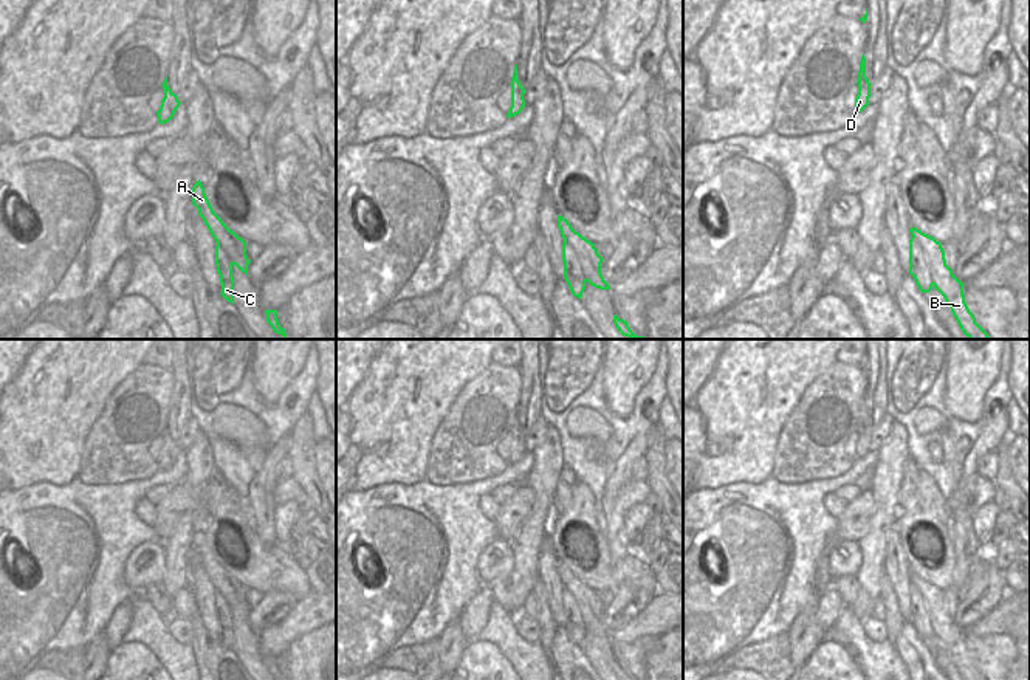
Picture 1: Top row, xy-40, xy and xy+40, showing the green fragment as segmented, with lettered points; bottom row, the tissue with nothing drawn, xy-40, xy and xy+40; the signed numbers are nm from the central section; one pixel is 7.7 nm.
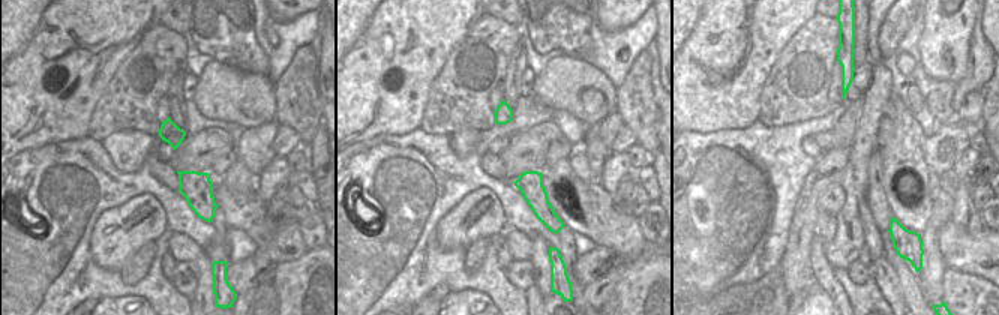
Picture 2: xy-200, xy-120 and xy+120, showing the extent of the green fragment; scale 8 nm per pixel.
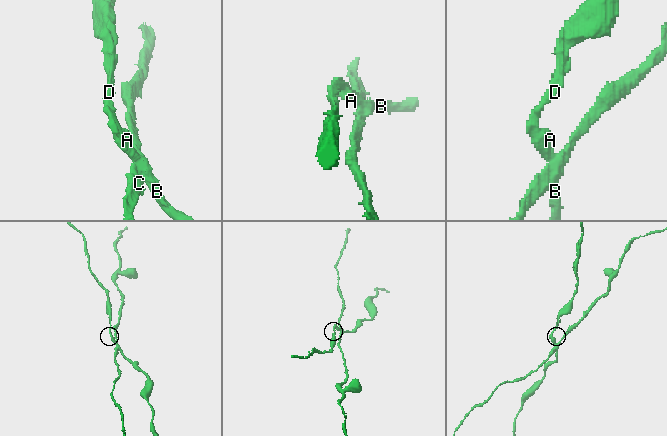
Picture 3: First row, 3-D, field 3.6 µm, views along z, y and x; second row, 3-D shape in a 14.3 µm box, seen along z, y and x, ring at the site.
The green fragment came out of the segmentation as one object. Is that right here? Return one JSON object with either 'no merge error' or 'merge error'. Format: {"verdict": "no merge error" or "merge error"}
{"verdict": "merge error"}

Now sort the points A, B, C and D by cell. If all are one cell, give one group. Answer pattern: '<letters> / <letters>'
A B D / C

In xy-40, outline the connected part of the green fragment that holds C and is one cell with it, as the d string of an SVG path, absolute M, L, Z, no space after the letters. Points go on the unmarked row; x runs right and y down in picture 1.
M215 593L215 612L221 630L221 643L228 649L234 651L234 624L232 610L228 599L221 593Z

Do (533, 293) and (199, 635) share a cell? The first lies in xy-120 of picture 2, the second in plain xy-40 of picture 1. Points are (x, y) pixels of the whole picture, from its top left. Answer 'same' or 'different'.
same

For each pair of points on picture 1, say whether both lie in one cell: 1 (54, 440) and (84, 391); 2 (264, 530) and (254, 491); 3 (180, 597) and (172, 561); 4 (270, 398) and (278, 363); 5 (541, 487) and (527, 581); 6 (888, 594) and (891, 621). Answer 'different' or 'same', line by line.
1: same
2: same
3: different
4: same
5: same
6: same

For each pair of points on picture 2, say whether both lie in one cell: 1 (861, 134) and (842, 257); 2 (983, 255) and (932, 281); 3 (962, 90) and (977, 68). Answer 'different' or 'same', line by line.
1: same
2: different
3: same

